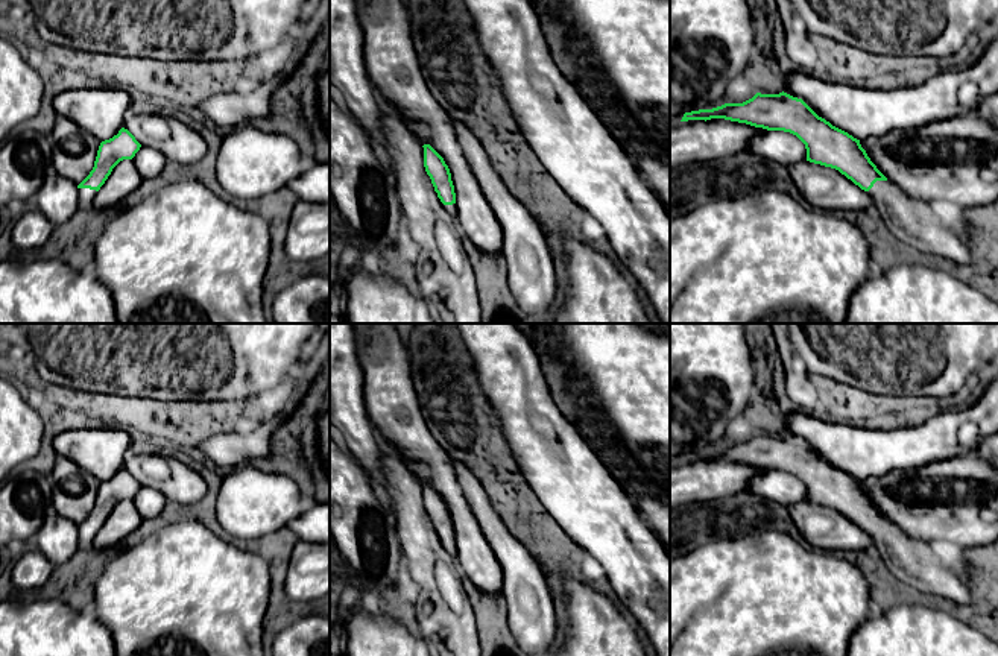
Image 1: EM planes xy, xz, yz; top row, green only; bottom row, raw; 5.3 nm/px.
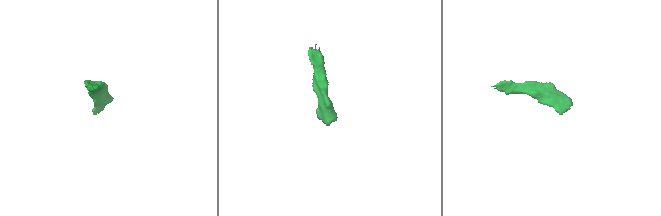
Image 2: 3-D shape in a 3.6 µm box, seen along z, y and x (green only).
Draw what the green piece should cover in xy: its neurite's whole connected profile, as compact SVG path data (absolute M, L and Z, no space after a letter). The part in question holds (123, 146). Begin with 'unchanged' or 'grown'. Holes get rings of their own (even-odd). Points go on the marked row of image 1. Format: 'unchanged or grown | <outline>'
grown | M125 128L112 138L100 143L93 170L77 185L79 210L90 210L93 207L93 199L111 175L112 169L123 159L132 159L140 147L141 144Z

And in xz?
grown | M424 144L422 147L424 147L424 167L431 179L434 191L437 193L437 197L444 203L445 211L450 213L451 216L456 216L457 213L456 193L450 169L445 164L444 158L430 144Z

